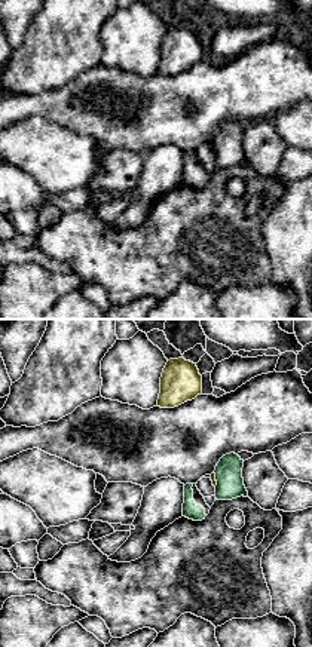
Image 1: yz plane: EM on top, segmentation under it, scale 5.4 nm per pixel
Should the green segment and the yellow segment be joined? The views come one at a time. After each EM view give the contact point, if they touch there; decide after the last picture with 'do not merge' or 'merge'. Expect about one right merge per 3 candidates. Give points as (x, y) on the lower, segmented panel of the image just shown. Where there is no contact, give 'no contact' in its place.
(216, 480)

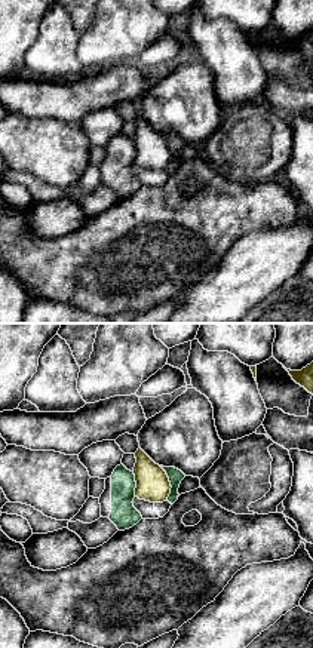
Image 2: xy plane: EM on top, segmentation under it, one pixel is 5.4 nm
(171, 484)

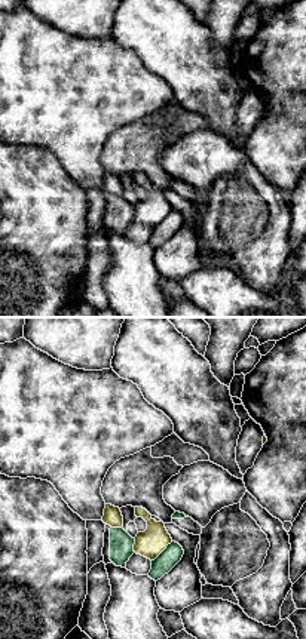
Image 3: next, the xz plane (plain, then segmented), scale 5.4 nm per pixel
(164, 550)

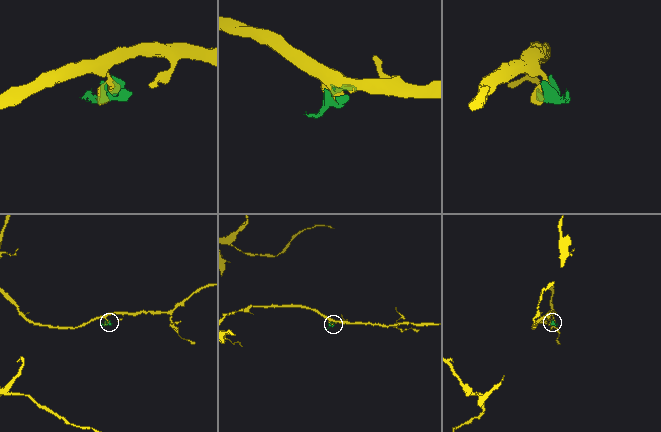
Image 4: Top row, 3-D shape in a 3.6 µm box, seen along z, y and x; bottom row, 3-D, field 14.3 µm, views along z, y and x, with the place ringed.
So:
do not merge

